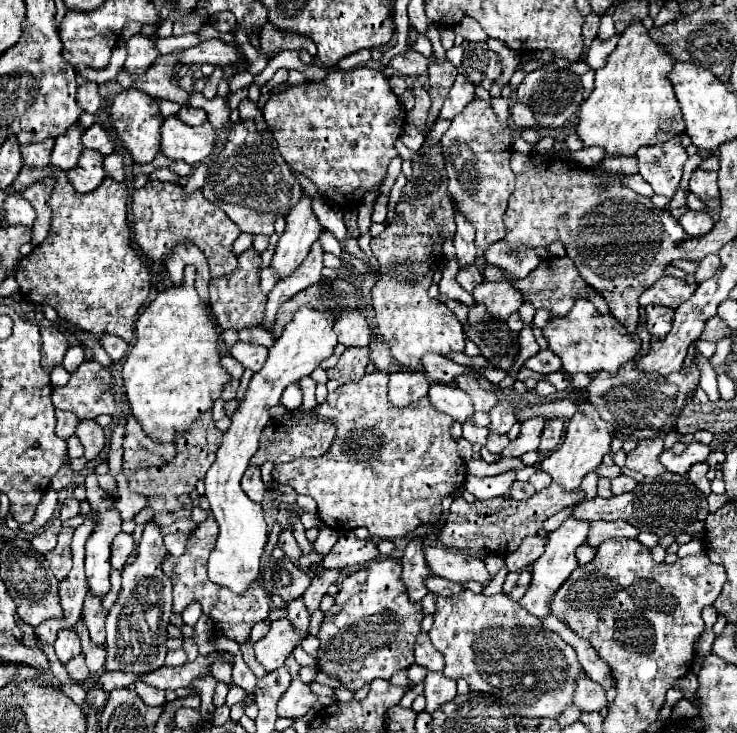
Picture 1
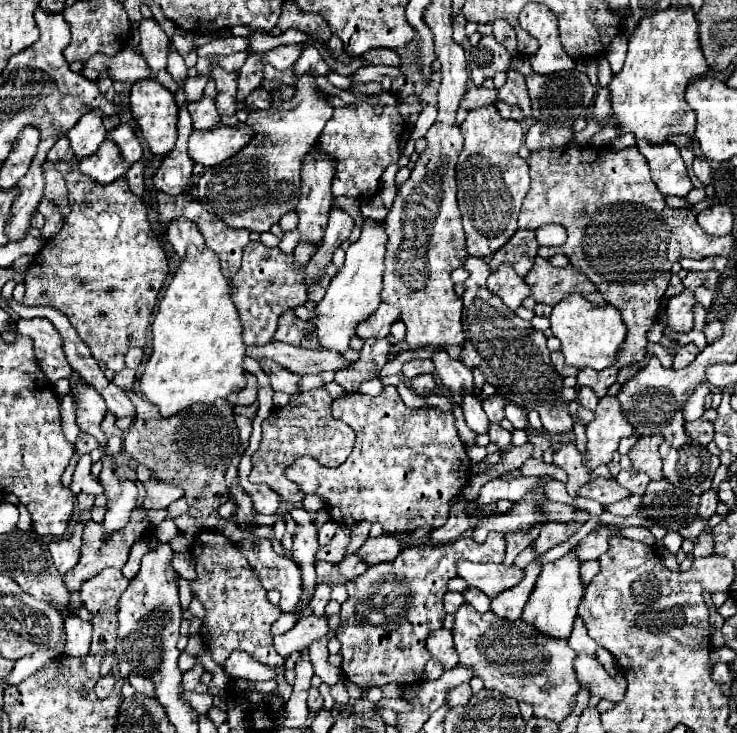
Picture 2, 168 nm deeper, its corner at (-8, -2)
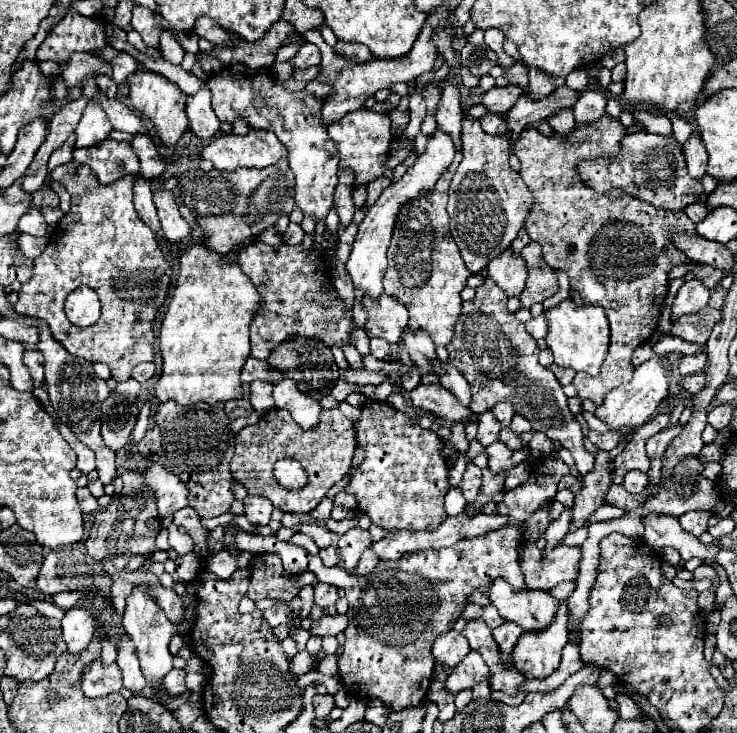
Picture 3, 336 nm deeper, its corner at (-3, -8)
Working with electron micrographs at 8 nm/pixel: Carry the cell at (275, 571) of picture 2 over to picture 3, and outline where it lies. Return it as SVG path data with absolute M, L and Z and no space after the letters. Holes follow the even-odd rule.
M220 550L220 552L214 552L214 554L208 554L204 566L214 572L218 578L226 578L230 576L236 568L250 568L250 562L252 562L254 554L248 552L248 550L242 550L238 554L230 552L230 550Z

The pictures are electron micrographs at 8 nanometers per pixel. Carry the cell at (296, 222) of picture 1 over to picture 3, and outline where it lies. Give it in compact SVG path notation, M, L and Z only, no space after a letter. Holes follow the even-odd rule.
M244 64L224 66L218 74L208 78L208 88L212 92L212 108L220 122L244 118L252 128L268 128L278 136L290 154L290 170L296 178L296 206L300 206L304 216L322 222L332 206L340 160L334 142L326 134L326 126L320 122L322 100L306 90L288 92L282 88L282 82L272 78L272 70L252 70Z

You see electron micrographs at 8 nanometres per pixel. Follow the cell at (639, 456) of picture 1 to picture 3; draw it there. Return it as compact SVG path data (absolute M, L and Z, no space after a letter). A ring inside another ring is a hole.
M658 414L654 416L650 422L646 422L644 426L640 426L630 442L626 444L626 448L614 458L614 472L618 476L624 476L630 470L640 470L640 472L648 472L650 470L650 458L646 454L646 442L650 436L658 434L660 430L664 430L670 422L668 414Z

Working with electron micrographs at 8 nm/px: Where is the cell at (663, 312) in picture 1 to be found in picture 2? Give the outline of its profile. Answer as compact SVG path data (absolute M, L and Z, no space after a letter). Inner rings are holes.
M683 290L681 294L673 296L665 308L667 316L669 316L669 328L675 332L689 332L693 328L693 306L697 304L695 296L691 290Z

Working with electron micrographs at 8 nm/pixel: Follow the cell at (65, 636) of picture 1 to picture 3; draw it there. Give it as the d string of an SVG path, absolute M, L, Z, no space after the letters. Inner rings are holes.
M74 606L62 618L62 632L68 652L80 654L94 636L94 616L86 608Z

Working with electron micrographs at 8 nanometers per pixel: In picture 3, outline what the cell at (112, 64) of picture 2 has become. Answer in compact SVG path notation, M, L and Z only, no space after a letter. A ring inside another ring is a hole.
M74 52L74 56L70 58L68 64L62 66L60 76L64 78L64 82L70 88L70 100L74 100L76 96L82 94L82 84L88 76L98 76L98 74L106 74L112 76L112 66L110 62L106 62L104 58L96 56L96 54L88 54L88 52Z

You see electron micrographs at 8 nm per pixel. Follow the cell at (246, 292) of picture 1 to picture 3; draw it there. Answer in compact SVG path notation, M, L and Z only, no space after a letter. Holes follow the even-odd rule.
M254 242L240 248L238 263L262 296L260 310L258 314L254 314L254 320L250 324L250 354L254 358L266 360L268 352L276 344L296 334L320 338L328 346L342 346L344 342L348 342L352 322L342 314L342 302L338 294L330 288L322 288L324 282L320 272L320 258L314 254L314 250L310 256L306 256L302 246L282 244L280 248L270 248L264 242Z

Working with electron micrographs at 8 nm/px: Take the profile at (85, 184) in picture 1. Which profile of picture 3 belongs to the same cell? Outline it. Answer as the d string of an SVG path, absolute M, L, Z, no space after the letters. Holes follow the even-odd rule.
M104 140L94 148L74 150L74 160L90 166L102 184L112 184L126 174L138 174L138 158L128 142Z

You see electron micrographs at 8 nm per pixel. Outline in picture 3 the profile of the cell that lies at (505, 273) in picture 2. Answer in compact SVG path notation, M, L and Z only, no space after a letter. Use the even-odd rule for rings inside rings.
M506 250L498 258L490 260L490 264L486 266L486 272L506 292L508 298L522 294L528 272L520 256L514 256L510 250Z

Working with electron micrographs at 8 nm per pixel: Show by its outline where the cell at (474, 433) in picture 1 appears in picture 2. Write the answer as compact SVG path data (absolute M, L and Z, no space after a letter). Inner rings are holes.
M463 390L463 414L465 414L465 422L467 426L475 432L475 434L483 434L487 432L487 426L489 426L489 420L481 408L481 402L469 392L469 390Z

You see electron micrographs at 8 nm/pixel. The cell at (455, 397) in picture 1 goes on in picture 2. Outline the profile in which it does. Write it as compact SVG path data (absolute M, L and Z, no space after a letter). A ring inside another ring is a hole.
M491 396L483 400L483 410L491 422L501 422L505 418L505 400L499 396Z

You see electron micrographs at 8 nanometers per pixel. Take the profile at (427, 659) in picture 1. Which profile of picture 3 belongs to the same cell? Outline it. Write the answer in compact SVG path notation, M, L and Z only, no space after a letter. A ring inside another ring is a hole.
M446 632L442 636L438 636L432 644L432 654L436 658L438 664L446 664L450 668L454 668L456 664L462 662L462 658L470 652L468 640L460 634L460 632Z

